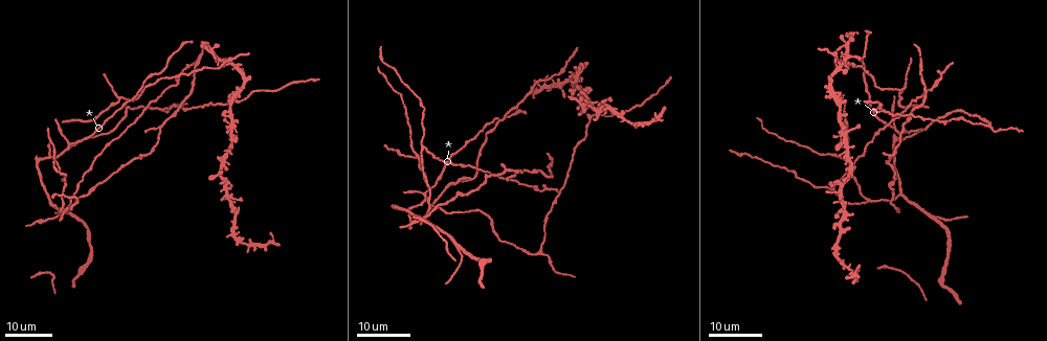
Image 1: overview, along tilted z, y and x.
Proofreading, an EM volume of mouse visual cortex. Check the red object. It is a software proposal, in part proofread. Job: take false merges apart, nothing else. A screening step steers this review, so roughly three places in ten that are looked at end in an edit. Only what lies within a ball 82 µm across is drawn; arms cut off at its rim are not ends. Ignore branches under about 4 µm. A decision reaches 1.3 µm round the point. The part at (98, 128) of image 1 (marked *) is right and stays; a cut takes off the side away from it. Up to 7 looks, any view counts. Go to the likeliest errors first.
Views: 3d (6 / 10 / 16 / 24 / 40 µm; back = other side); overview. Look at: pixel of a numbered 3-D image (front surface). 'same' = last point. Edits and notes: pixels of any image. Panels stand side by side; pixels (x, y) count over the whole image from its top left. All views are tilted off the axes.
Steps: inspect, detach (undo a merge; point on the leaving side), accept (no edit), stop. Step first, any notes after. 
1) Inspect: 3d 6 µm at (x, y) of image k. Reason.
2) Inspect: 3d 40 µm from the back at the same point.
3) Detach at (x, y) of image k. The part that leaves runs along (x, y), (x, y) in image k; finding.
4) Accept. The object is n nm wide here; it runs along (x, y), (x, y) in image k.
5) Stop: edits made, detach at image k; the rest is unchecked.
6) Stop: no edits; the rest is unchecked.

Inspect: 3d 24 µm at (429, 208) of image 1. Looks like a crossing.

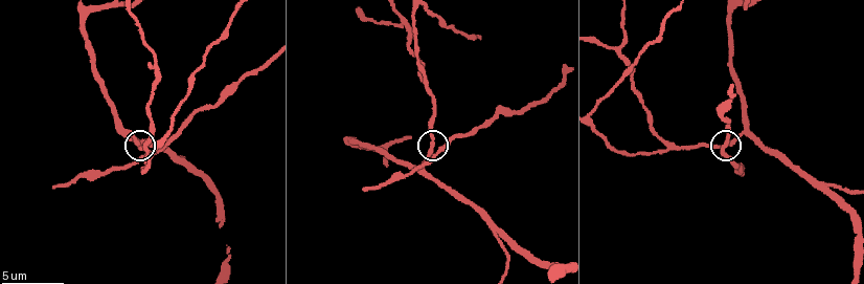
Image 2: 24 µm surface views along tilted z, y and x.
Inspect: 3d 10 µm at (139, 144) of image 2. Zoom in.

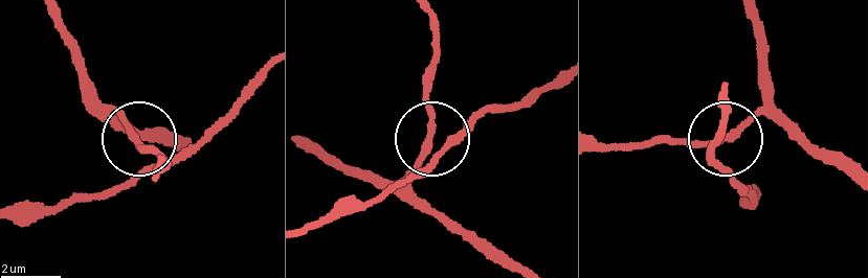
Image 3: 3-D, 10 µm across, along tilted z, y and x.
Accept. 4 arms meet here; all the same neuron.

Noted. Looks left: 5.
Inspect: 3d 24 µm at (67, 142) of image 1. Three arms meet.

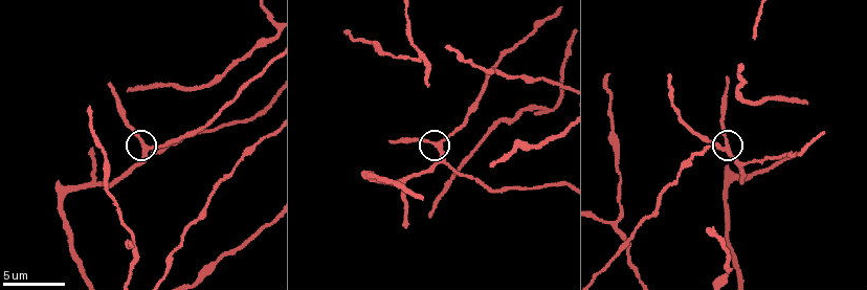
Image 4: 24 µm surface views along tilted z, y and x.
Inspect: 3d 10 µm at (439, 144) of image 4.

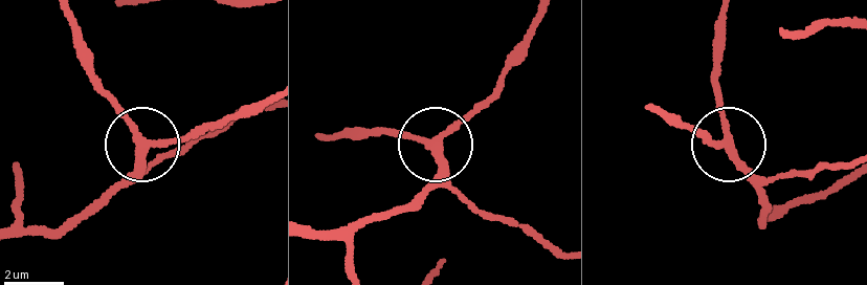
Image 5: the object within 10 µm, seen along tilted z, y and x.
Accept. The object is 230 nm wide here; one neuron here.

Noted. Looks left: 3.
Inspect: 3d 10 µm at (834, 194) of image 2.

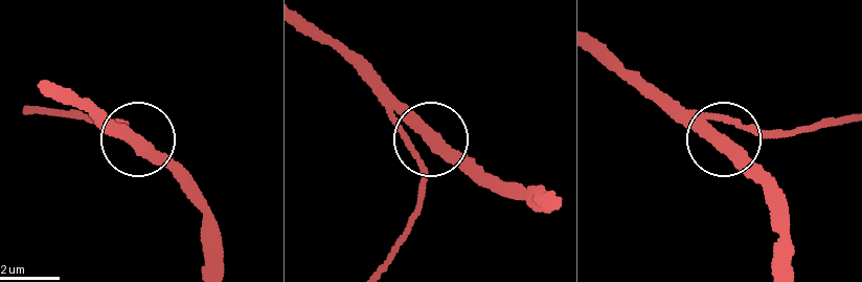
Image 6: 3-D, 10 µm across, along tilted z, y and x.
Inspect: 3d 10 µm from the back at (727, 140) of image 6.

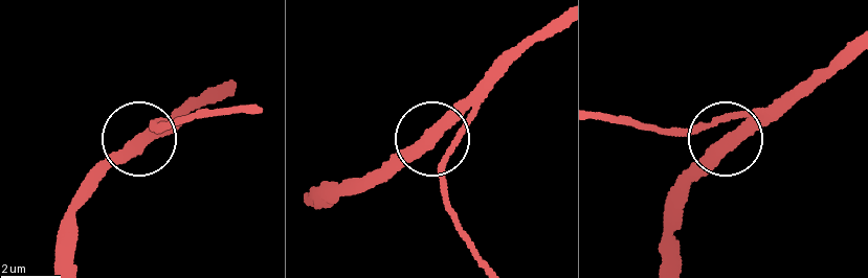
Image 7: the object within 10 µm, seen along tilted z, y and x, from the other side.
Accept. 3 arms meet here; one neuron here.

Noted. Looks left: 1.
Stop: no edits; the rest is unchecked.

